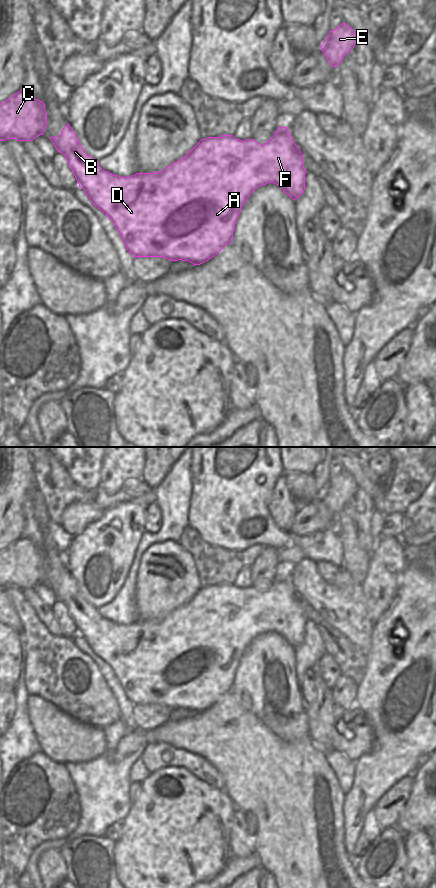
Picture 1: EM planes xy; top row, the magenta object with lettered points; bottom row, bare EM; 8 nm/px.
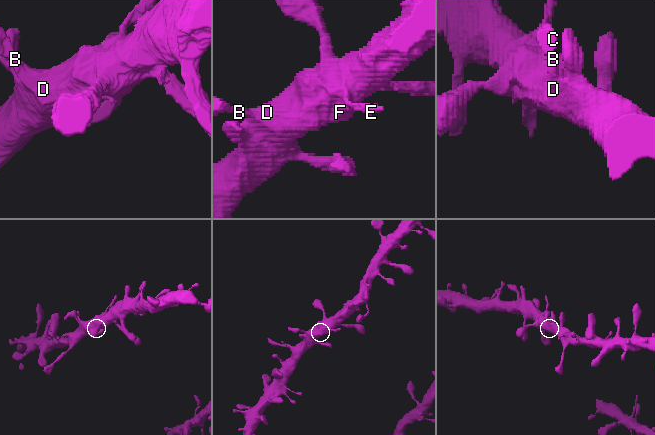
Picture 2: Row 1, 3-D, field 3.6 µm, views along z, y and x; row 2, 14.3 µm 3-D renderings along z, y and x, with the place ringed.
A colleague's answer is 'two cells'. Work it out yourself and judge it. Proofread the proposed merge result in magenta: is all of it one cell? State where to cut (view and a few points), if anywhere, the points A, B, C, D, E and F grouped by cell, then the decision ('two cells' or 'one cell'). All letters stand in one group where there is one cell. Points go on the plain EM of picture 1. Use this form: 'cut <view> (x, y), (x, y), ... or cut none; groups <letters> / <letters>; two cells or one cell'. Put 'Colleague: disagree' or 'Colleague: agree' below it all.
cut none; groups A B C D E F; one cell
Colleague: disagree

